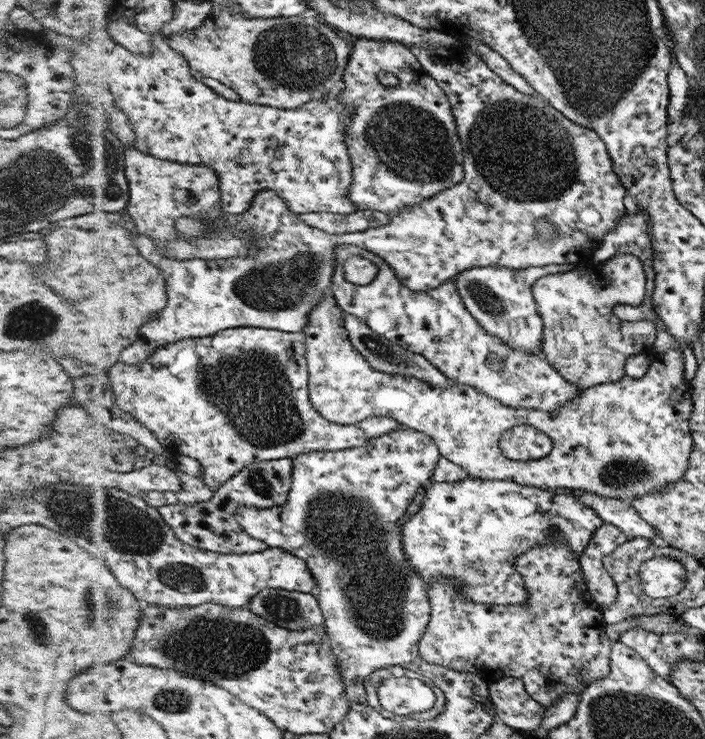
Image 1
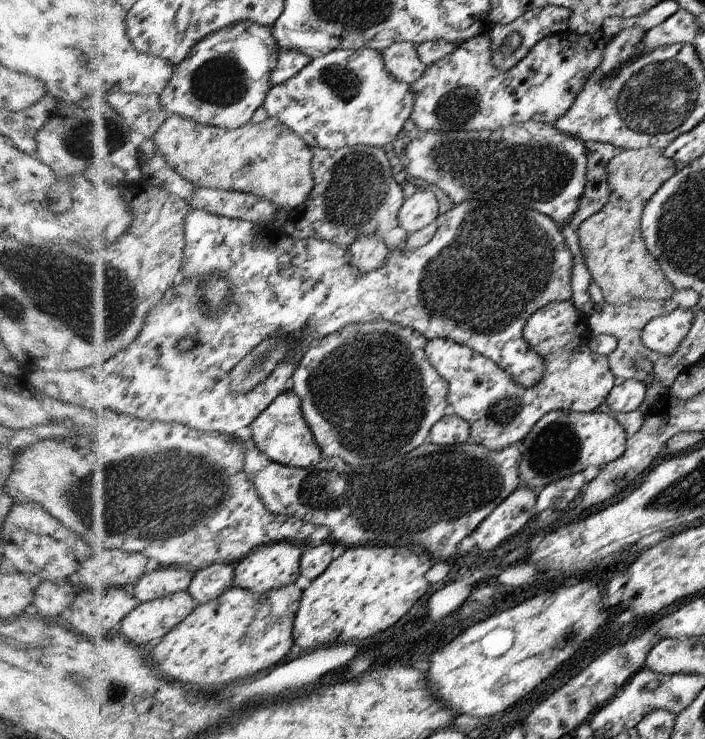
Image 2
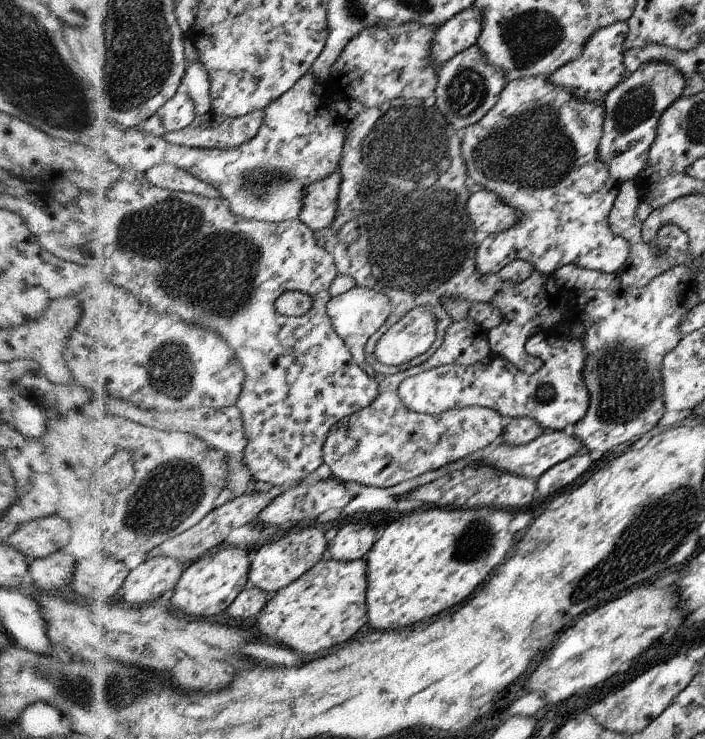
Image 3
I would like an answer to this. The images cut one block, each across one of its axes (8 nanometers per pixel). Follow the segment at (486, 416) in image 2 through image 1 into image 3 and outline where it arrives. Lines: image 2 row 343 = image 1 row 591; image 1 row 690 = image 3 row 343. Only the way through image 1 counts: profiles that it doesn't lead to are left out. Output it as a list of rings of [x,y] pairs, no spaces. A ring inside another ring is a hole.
[[[550,331],[538,333],[529,338],[525,351],[533,357],[540,358],[542,366],[534,374],[518,370],[508,360],[491,352],[485,359],[470,366],[442,365],[429,371],[421,372],[405,379],[398,388],[399,396],[405,405],[416,412],[437,415],[453,408],[484,407],[494,409],[501,416],[530,417],[537,420],[546,431],[562,431],[568,424],[575,425],[585,418],[589,410],[589,389],[583,376],[584,366],[590,352],[582,340],[566,340]]]

